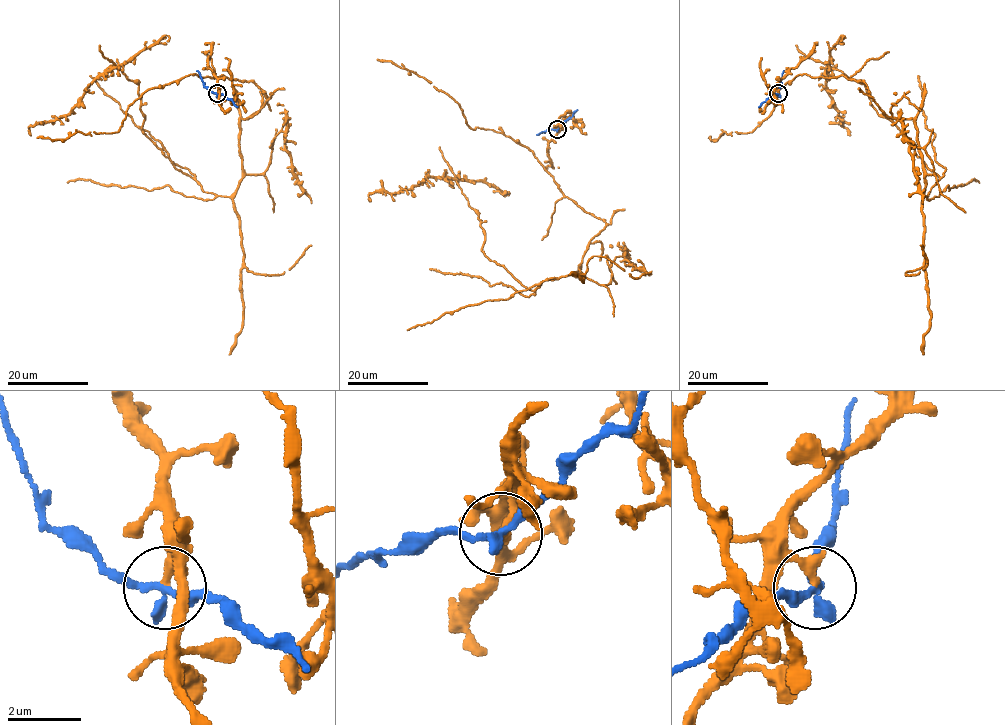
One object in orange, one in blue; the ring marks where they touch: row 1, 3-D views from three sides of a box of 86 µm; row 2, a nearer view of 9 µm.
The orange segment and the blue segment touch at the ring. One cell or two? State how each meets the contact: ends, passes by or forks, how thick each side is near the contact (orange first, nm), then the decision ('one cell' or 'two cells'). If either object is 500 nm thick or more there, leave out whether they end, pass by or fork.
orange ends there; blue passes by; 260 nm thick on the orange side, 280 nm on the other; two cells

